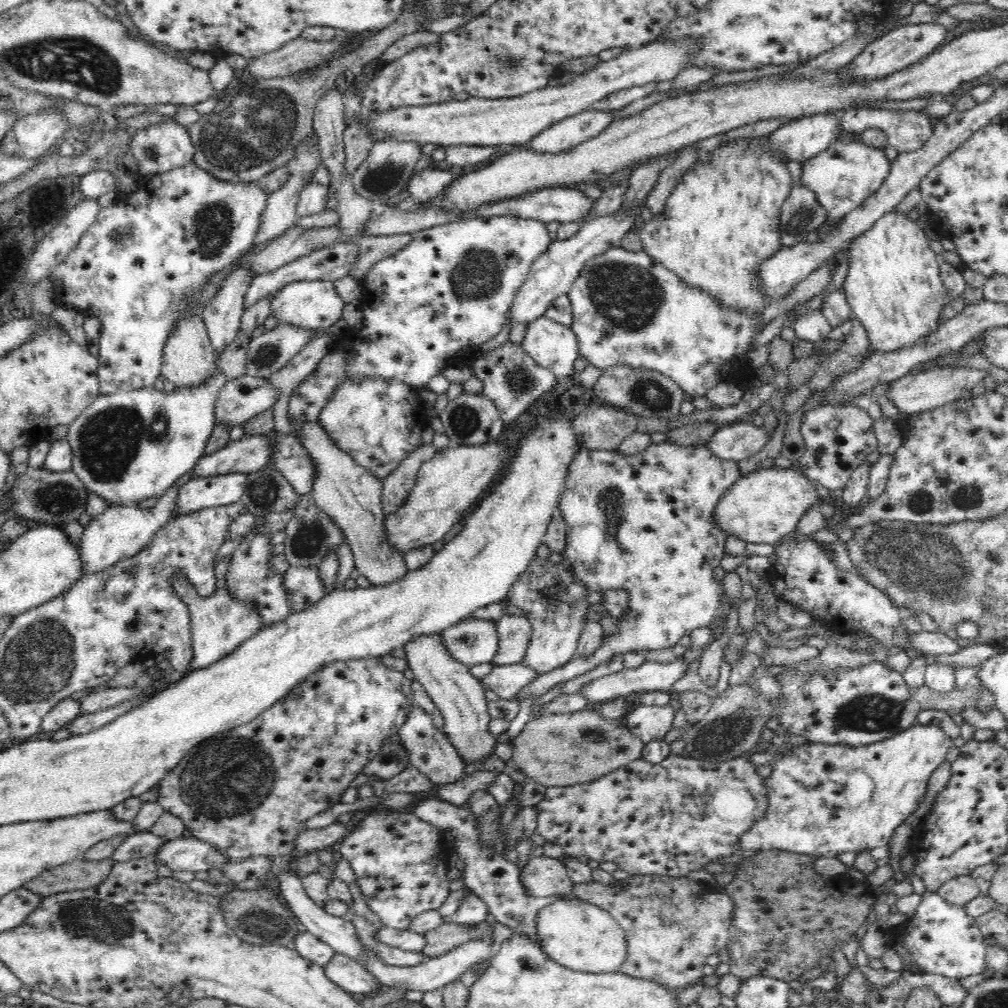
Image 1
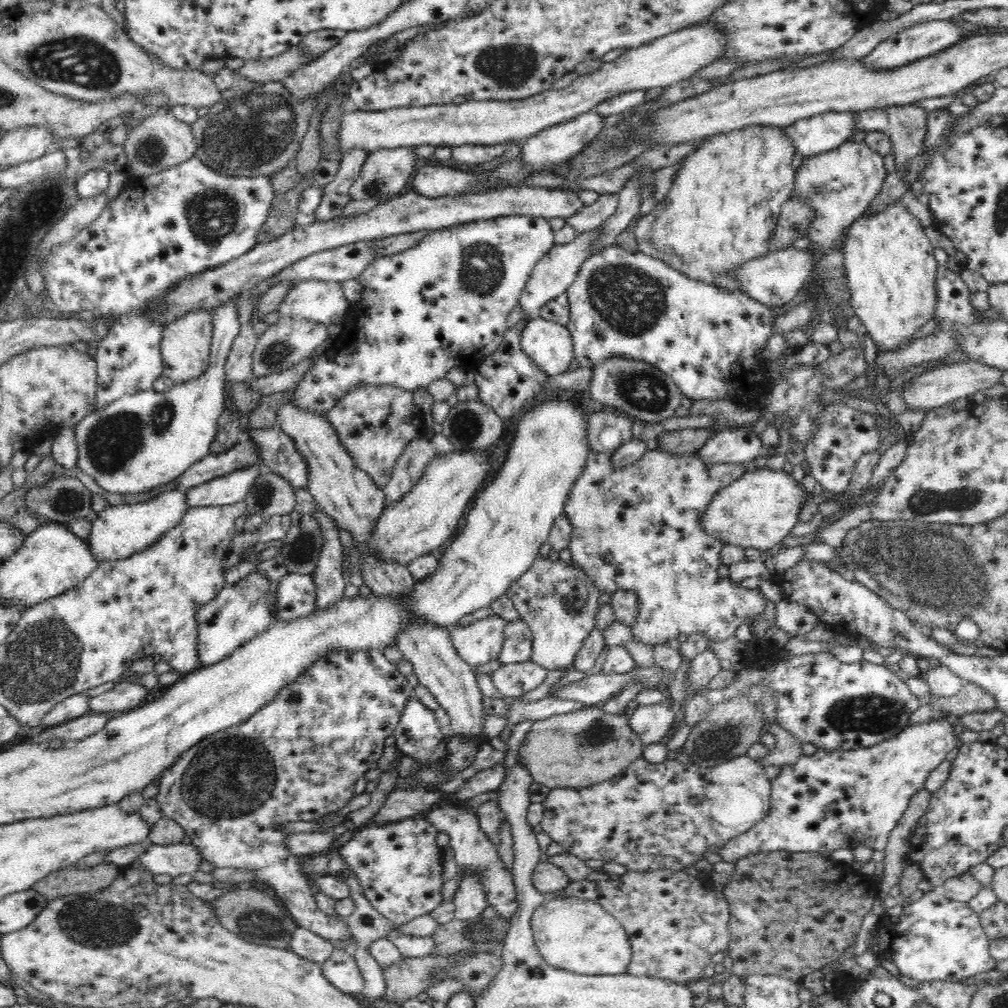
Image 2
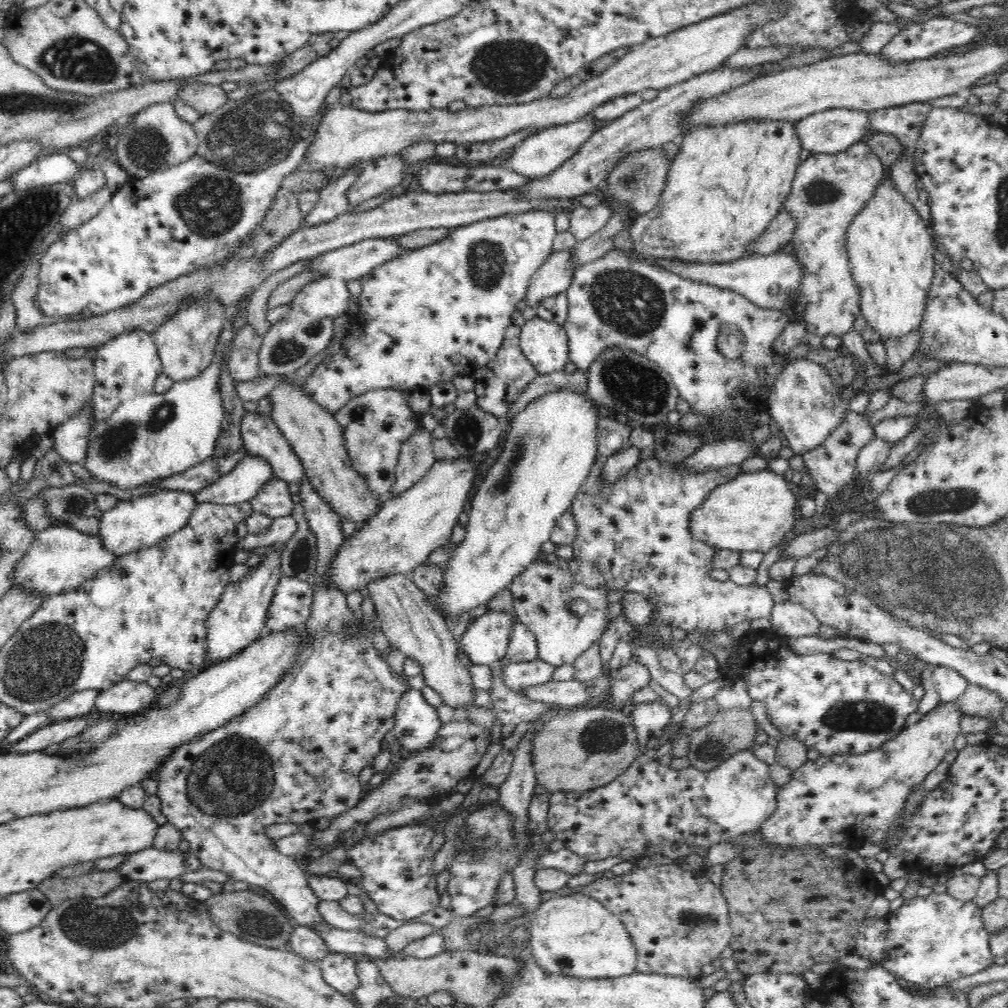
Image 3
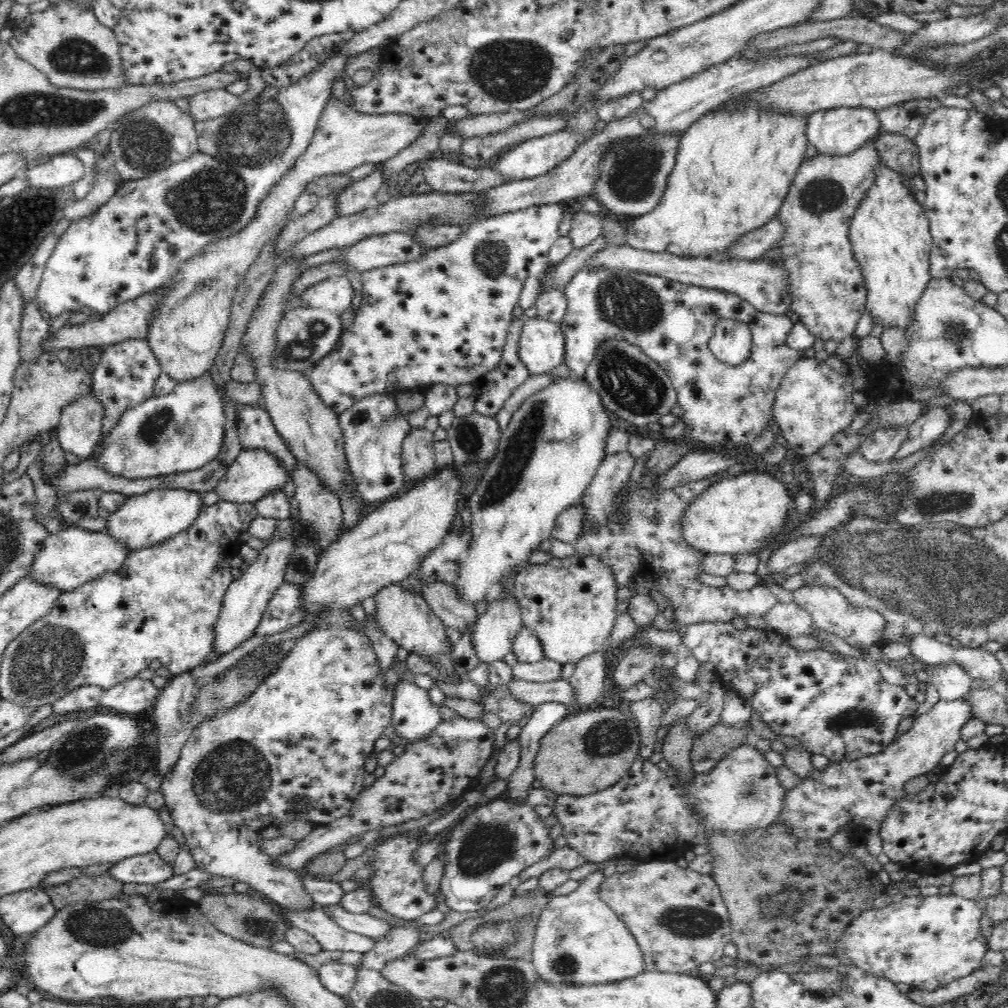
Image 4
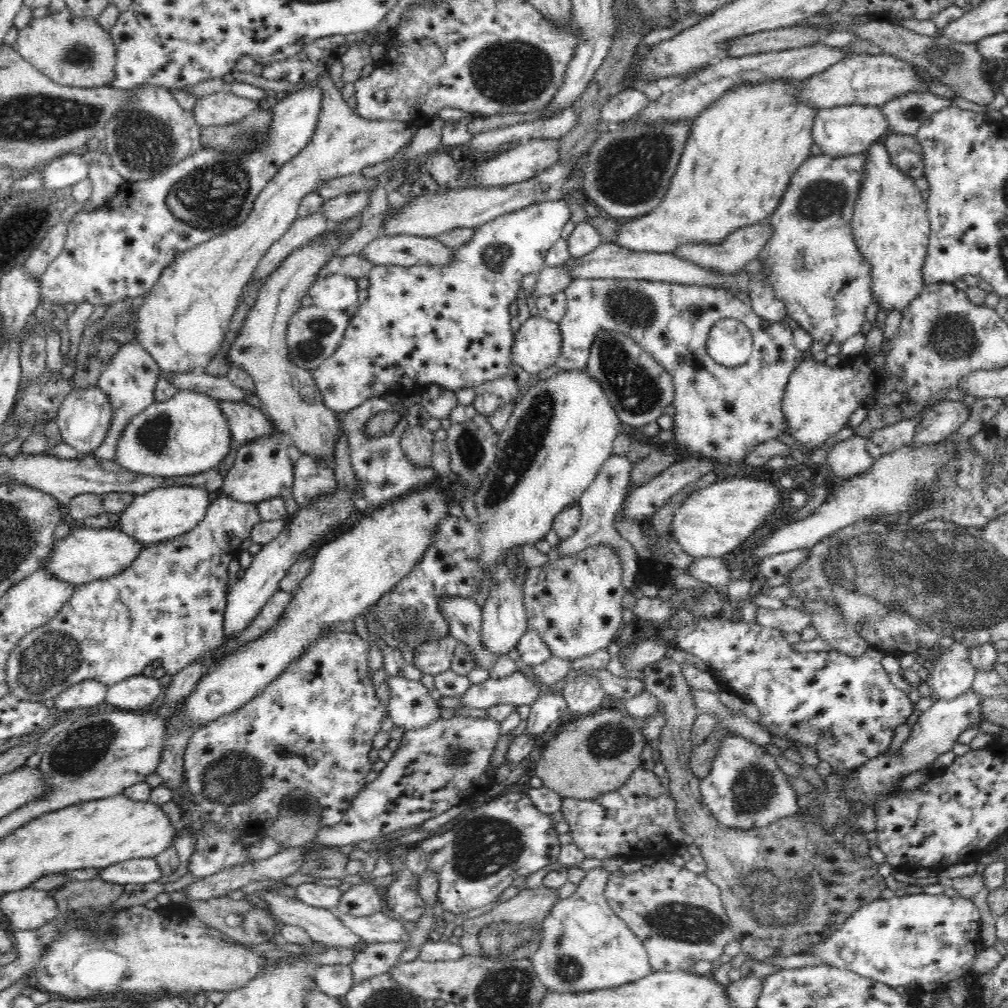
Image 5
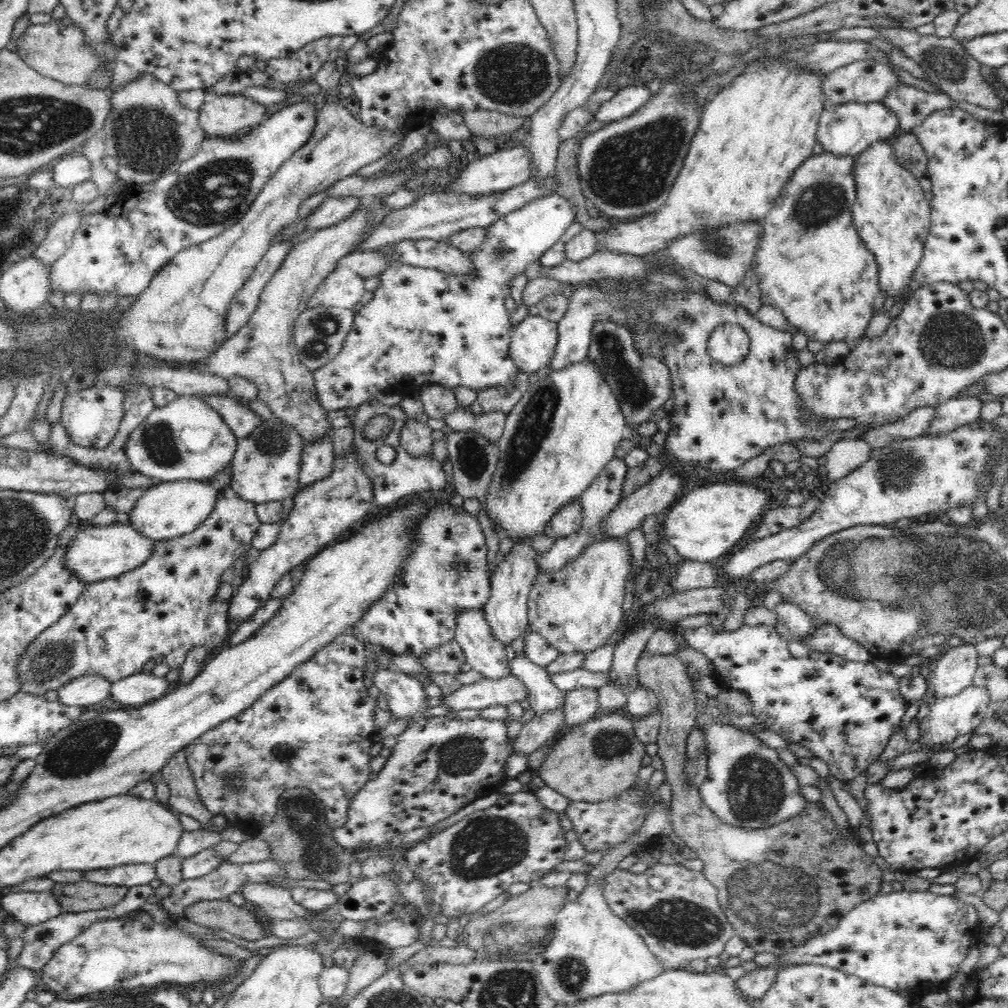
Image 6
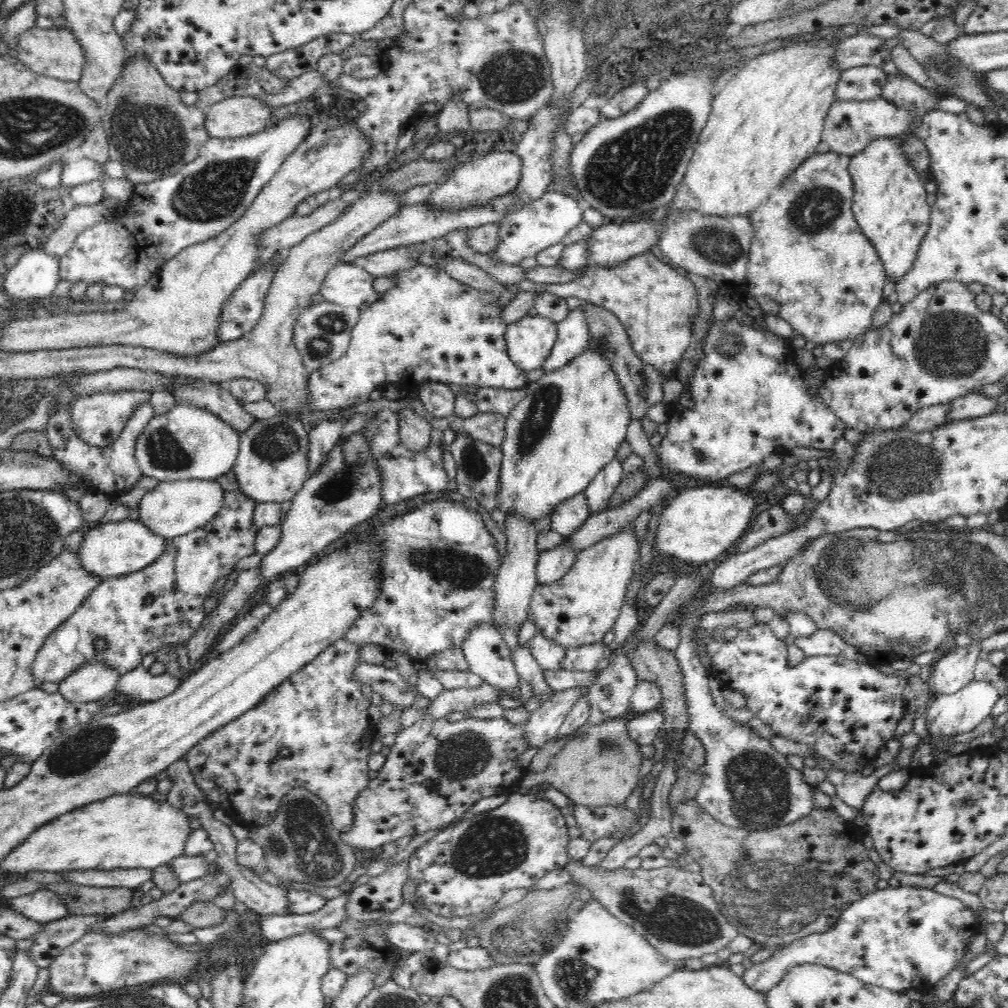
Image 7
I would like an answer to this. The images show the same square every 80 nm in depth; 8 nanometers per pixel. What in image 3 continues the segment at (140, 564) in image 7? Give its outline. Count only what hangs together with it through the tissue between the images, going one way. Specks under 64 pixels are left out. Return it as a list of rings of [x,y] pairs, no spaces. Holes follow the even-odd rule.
[[[54,523],[37,532],[28,552],[16,564],[11,587],[22,587],[24,591],[45,597],[70,592],[92,579],[100,570],[108,568],[117,557],[104,547],[98,534],[84,534],[70,525]]]

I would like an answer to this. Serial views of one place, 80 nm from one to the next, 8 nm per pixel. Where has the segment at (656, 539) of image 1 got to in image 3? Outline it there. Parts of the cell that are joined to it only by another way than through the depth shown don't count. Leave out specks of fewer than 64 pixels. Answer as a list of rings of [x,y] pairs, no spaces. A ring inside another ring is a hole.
[[[604,455],[596,456],[594,460],[594,466],[588,474],[588,478],[580,488],[580,491],[576,494],[574,501],[572,502],[570,511],[576,519],[576,538],[572,544],[573,556],[576,559],[582,559],[590,561],[596,564],[596,567],[604,573],[604,579],[606,579],[606,587],[610,590],[623,590],[628,592],[638,592],[646,597],[651,604],[651,618],[646,626],[651,628],[651,632],[657,633],[657,628],[653,625],[652,620],[659,618],[662,622],[670,625],[671,628],[680,628],[680,630],[686,631],[687,634],[694,632],[695,630],[704,630],[705,632],[715,632],[715,634],[720,634],[720,632],[732,632],[733,626],[736,626],[738,622],[748,622],[750,620],[756,620],[756,618],[768,618],[770,619],[771,610],[775,605],[768,588],[765,586],[758,586],[755,584],[739,586],[730,580],[727,581],[716,581],[710,577],[710,572],[713,568],[712,561],[717,548],[710,546],[700,540],[696,540],[692,535],[689,527],[689,520],[691,519],[691,512],[696,508],[700,508],[700,504],[704,504],[704,500],[708,498],[708,494],[718,488],[720,484],[726,484],[731,480],[734,480],[741,472],[740,465],[724,466],[724,468],[706,470],[706,472],[687,472],[683,468],[679,468],[677,464],[664,464],[662,460],[658,460],[655,457],[646,459],[639,463],[638,465],[632,467],[624,476],[620,477],[620,480],[616,480],[612,485],[606,485],[601,477],[601,472],[606,462],[606,457]]]

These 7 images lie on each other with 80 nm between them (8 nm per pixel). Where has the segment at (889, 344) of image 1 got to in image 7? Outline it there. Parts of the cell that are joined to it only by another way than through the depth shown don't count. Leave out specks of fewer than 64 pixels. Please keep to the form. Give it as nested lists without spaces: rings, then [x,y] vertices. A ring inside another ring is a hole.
[[[880,137],[872,140],[868,146],[864,147],[864,150],[852,156],[849,173],[855,188],[852,210],[856,222],[860,225],[862,233],[876,247],[876,253],[878,253],[884,267],[886,267],[886,278],[894,278],[897,284],[897,280],[912,268],[920,243],[930,226],[931,207],[926,203],[925,181],[922,179],[922,175],[918,174],[918,171],[908,161],[906,153],[902,149],[902,138]]]

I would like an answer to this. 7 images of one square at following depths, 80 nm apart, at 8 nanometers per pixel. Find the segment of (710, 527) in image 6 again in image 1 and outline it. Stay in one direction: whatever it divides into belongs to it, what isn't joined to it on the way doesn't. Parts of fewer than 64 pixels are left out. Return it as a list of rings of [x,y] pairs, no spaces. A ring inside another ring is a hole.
[[[772,466],[741,476],[728,492],[720,498],[713,512],[713,521],[727,536],[739,536],[748,544],[777,543],[786,534],[792,534],[803,514],[812,507],[819,507],[826,499],[820,498],[812,481],[801,469]]]

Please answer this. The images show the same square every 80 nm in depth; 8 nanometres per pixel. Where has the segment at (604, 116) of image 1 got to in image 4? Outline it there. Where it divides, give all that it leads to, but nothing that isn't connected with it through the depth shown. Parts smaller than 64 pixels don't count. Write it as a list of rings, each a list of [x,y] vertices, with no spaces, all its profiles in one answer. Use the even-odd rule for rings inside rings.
[[[564,128],[560,132],[515,145],[496,160],[493,169],[508,182],[531,179],[554,170],[572,156],[579,144],[577,134]]]

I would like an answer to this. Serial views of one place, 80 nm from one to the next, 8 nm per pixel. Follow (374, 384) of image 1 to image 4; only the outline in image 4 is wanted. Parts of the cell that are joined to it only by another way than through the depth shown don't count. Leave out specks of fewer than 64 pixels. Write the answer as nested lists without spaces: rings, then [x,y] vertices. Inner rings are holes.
[[[396,393],[374,394],[339,415],[349,470],[366,505],[387,501],[407,489],[401,450],[411,426],[408,414],[398,413],[397,406]]]

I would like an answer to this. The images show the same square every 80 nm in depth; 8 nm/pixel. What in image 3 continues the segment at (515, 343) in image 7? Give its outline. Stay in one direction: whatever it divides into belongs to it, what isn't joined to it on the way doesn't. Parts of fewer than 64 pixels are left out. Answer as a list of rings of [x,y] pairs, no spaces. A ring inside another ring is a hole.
[[[538,316],[521,328],[519,345],[538,375],[562,371],[570,361],[569,338],[563,325]]]

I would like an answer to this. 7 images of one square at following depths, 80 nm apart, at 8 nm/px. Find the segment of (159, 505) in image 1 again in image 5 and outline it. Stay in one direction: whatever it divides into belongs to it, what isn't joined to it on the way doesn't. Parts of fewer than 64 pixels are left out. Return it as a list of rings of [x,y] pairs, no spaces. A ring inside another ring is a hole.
[[[168,486],[154,488],[142,495],[136,495],[134,501],[119,518],[120,531],[134,537],[136,543],[146,547],[194,530],[196,524],[204,518],[210,507],[210,493],[198,486]]]

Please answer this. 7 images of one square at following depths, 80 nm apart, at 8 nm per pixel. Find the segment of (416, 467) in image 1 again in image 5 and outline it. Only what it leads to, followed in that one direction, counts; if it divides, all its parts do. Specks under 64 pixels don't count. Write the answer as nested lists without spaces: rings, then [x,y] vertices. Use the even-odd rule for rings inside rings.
[[[409,426],[404,432],[401,447],[412,465],[418,467],[430,466],[432,446],[434,446],[433,433],[425,426]]]

